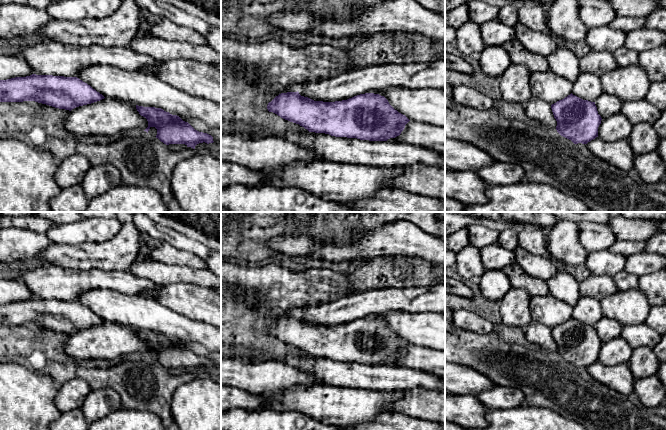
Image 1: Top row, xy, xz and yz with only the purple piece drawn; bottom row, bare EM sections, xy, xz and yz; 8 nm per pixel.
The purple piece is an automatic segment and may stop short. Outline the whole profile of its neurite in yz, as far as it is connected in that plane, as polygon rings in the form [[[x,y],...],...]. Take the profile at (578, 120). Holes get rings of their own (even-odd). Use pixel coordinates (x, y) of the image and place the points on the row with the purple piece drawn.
[[[572,93],[551,105],[557,121],[557,132],[574,144],[587,144],[598,137],[601,116],[595,102],[583,100]]]

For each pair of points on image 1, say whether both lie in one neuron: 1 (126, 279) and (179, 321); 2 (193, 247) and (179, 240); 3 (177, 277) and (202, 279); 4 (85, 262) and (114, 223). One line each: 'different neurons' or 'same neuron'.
1: different neurons
2: same neuron
3: same neuron
4: different neurons

